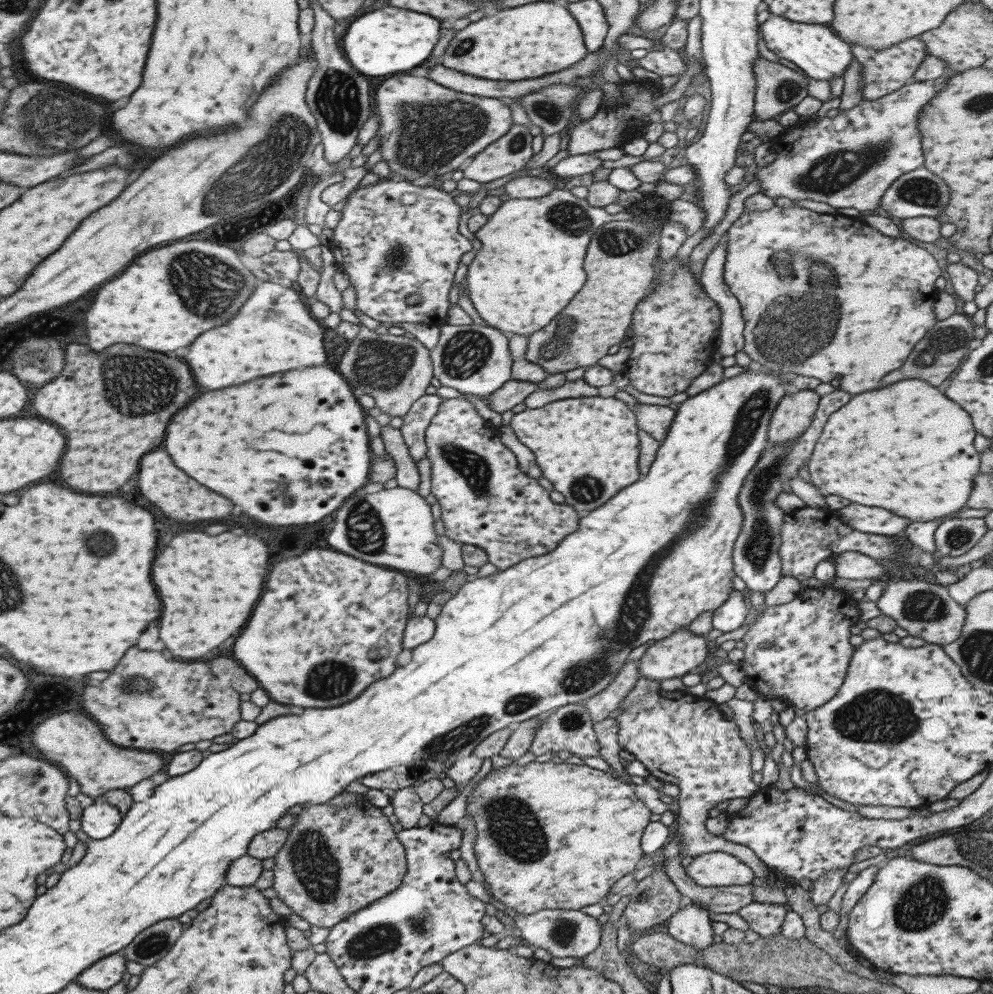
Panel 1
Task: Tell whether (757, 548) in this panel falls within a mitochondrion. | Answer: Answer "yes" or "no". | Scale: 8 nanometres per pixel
yes

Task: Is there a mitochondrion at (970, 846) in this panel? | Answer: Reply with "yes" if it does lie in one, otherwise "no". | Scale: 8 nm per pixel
yes

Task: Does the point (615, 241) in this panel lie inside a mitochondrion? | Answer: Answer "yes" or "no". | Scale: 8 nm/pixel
yes

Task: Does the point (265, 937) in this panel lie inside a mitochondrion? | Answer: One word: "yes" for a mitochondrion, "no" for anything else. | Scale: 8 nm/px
no

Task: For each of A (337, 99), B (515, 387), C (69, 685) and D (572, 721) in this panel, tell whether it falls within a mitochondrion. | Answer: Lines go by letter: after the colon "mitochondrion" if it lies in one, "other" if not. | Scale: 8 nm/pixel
A: mitochondrion
B: other
C: other
D: mitochondrion

